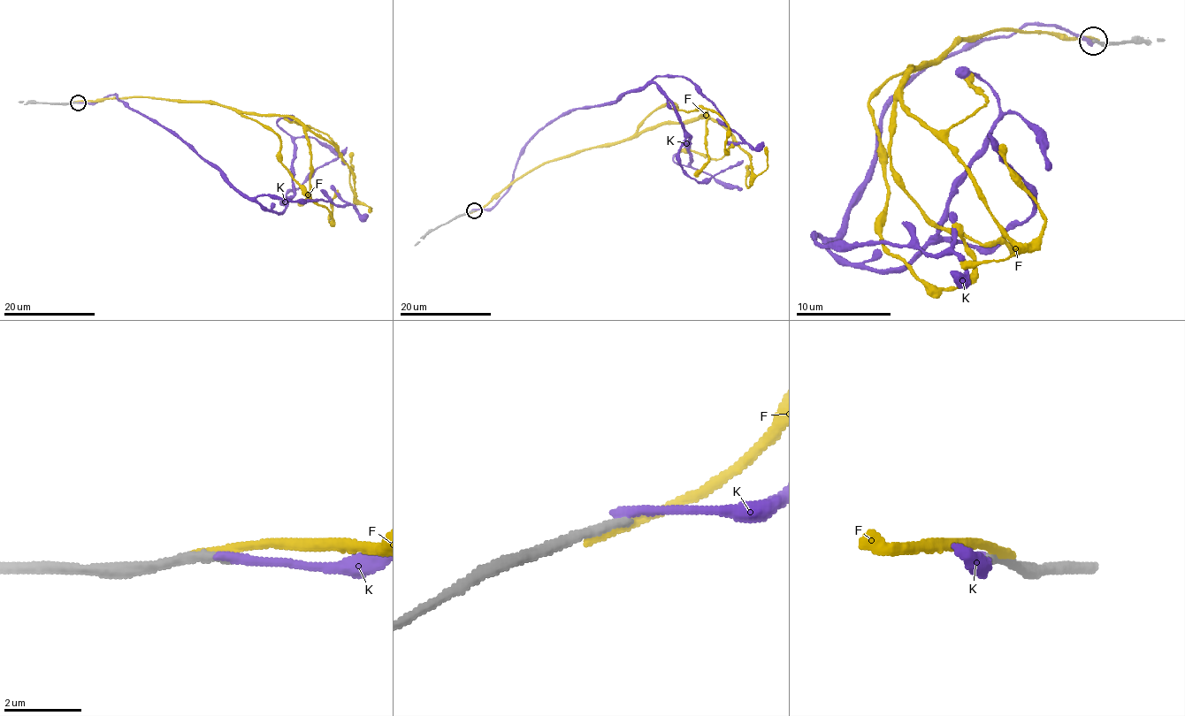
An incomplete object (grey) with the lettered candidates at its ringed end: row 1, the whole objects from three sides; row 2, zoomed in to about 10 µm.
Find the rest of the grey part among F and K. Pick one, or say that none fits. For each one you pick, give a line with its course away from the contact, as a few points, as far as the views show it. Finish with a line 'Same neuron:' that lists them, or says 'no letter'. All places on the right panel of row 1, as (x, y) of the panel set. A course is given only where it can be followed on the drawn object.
Same neuron: no letter

